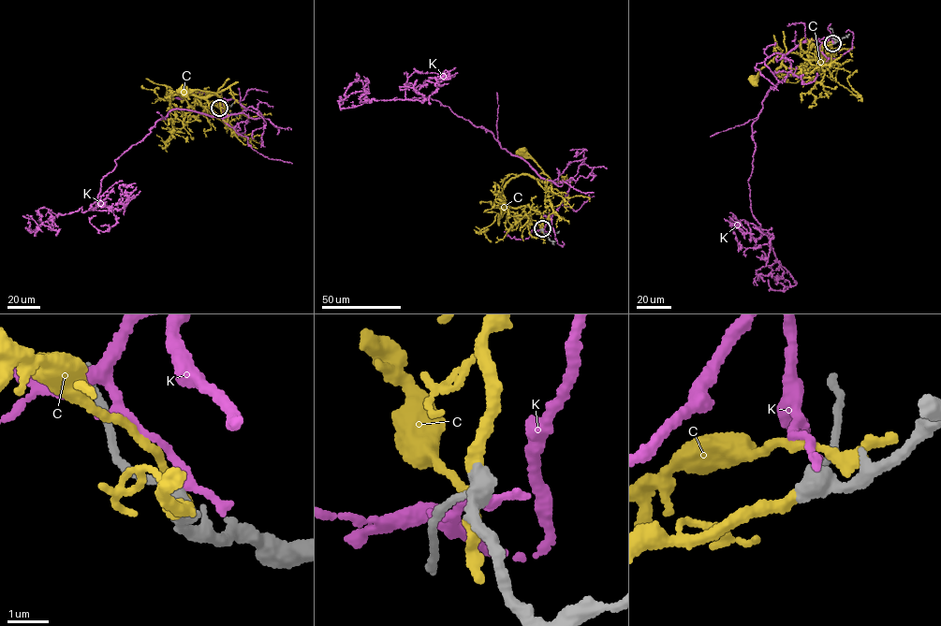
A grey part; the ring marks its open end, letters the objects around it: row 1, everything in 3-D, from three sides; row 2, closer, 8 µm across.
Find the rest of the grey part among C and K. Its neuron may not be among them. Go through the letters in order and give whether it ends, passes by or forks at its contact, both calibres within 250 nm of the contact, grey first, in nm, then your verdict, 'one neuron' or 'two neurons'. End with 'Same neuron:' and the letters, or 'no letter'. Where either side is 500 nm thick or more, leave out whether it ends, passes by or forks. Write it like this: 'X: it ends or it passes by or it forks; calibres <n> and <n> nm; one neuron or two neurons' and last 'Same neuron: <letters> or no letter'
C: it passes by; calibres 400 and 200 nm; one neuron
K: it ends; calibres 400 and 240 nm; two neurons
Same neuron: C

